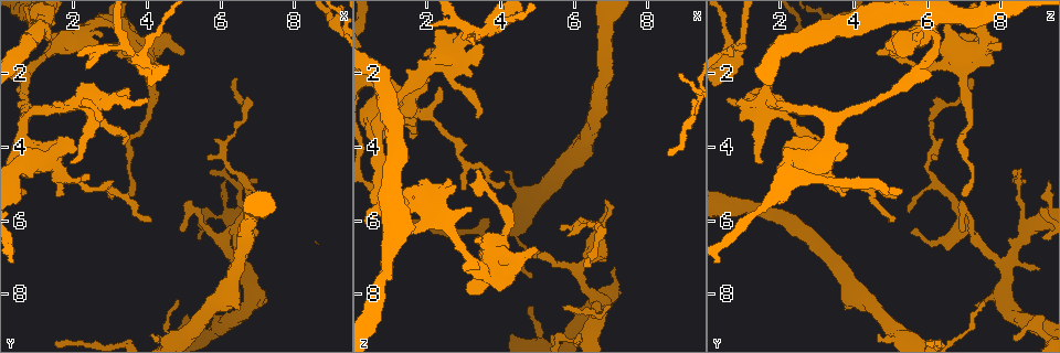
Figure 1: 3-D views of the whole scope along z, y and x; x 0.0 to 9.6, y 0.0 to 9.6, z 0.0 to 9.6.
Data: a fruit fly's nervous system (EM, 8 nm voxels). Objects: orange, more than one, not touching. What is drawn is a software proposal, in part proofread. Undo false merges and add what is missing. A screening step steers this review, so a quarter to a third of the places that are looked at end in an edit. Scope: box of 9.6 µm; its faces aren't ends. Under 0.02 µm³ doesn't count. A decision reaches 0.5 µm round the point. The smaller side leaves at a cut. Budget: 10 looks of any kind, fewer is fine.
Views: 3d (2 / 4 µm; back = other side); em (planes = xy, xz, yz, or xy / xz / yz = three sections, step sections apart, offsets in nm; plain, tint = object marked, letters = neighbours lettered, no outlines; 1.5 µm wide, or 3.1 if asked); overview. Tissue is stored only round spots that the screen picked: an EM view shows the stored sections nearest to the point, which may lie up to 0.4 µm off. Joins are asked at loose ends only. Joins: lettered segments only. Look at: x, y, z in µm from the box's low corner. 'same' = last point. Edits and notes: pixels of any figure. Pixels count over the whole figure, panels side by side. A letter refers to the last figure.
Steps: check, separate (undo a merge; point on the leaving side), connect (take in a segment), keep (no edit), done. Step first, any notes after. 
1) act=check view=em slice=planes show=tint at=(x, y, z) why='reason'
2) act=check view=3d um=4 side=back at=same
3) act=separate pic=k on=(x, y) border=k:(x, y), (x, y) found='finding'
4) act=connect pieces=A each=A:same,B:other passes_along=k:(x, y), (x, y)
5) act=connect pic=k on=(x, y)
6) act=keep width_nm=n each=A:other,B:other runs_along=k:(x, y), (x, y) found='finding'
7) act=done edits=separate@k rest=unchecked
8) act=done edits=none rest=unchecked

act=check view=em slice=planes show=letters at=(2.15, 1.50, 0.65) why='free end'

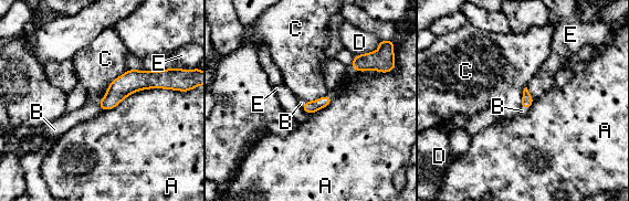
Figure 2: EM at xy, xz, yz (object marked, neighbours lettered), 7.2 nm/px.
act=connect pieces=B width_nm=80 each=A:other,B:same,C:other,D:other,E:other passes_along=2:(121, 87), (100, 106), (88, 110) found='it goes on there'

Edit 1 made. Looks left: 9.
act=check view=3d um=2 at=(2.00, 0.90, 6.05) why='two arms in line, one across'

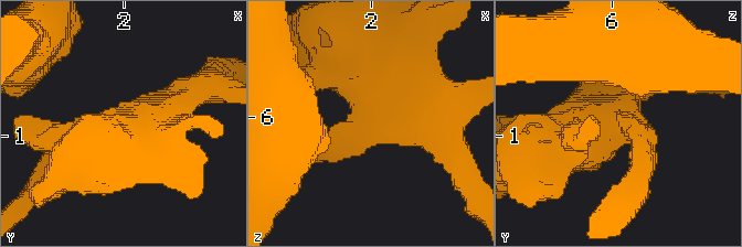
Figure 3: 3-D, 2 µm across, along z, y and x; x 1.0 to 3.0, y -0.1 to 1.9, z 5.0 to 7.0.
act=check view=em slice=planes show=tint at=(2.02, 0.88, 6.00) why='now the EM'

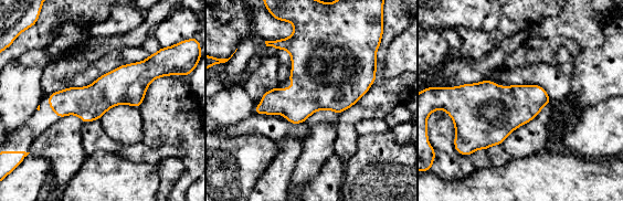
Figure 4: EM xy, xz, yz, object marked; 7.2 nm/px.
act=check view=em slice=planes show=letters at=same why='what lies round it'

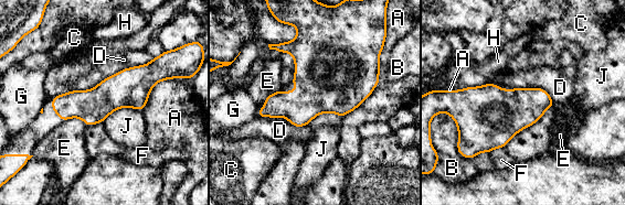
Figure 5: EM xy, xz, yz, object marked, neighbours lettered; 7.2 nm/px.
act=keep each=A:other,B:other,C:other,D:other,E:other,F:other,G:other,H:other,J:other found='one neuron here'

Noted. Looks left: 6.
act=check view=3d um=2 at=(3.60, 5.30, 6.90) why='an open end'

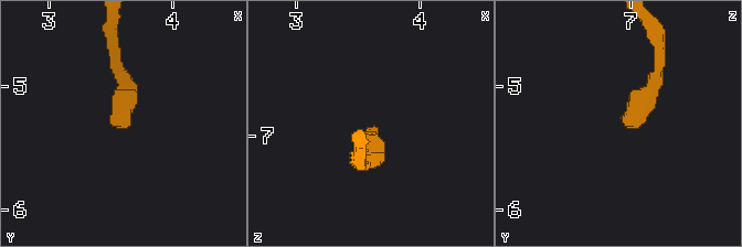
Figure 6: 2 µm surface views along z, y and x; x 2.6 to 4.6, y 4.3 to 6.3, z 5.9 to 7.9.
act=check view=em slice=planes show=tint at=(3.62, 5.30, 6.92)

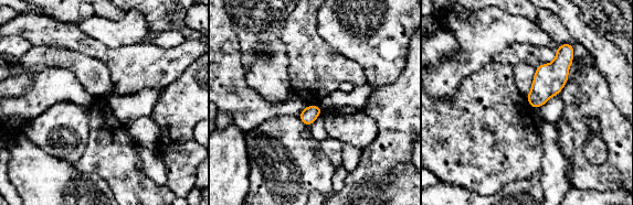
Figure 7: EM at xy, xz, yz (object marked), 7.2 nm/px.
act=check view=em slice=planes show=letters at=same why='see the neighbours'

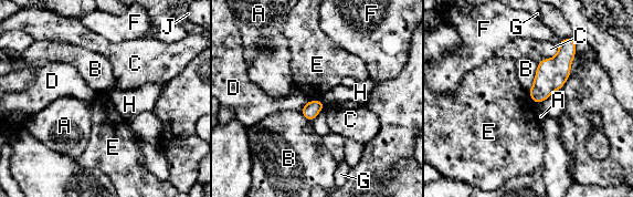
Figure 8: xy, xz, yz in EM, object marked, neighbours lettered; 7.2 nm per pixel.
act=keep each=A:other,B:other,C:other,D:other,E:other,F:other,G:other,H:other,J:other border=8:(319, 99), (309, 101) found='no lettered segment goes on from it'

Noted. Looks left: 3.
act=check view=3d um=4 at=(4.15, 0.95, 6.75) why='stops while still wide'

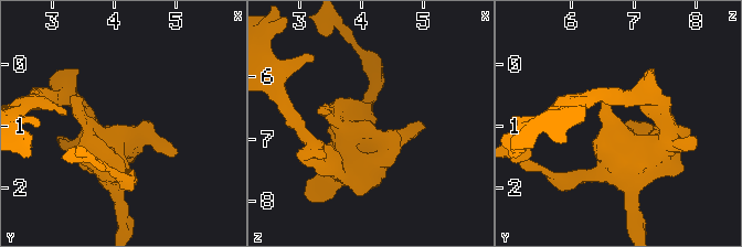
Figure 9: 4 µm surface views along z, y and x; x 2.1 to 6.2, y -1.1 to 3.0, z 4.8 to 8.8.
act=check view=em slice=planes show=plain at=(4.15, 1.00, 6.80) why='need the tissue'

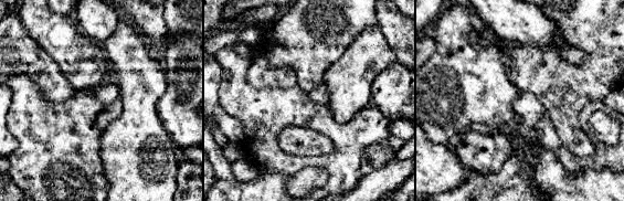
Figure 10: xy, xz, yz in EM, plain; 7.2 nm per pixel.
act=check view=em slice=planes show=letters at=same why='see the neighbours'

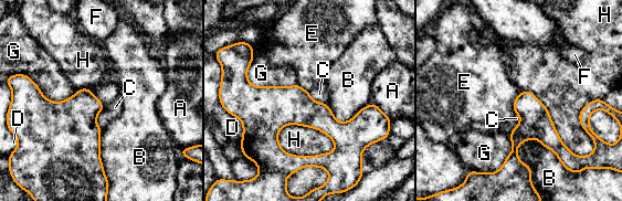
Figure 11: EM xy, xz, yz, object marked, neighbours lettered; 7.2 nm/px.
act=keep each=A:other,B:other,C:other,D:other,E:other,F:other,G:other,H:other found='none of them fits'

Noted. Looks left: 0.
act=done edits=connect@2 rest=unchecked

